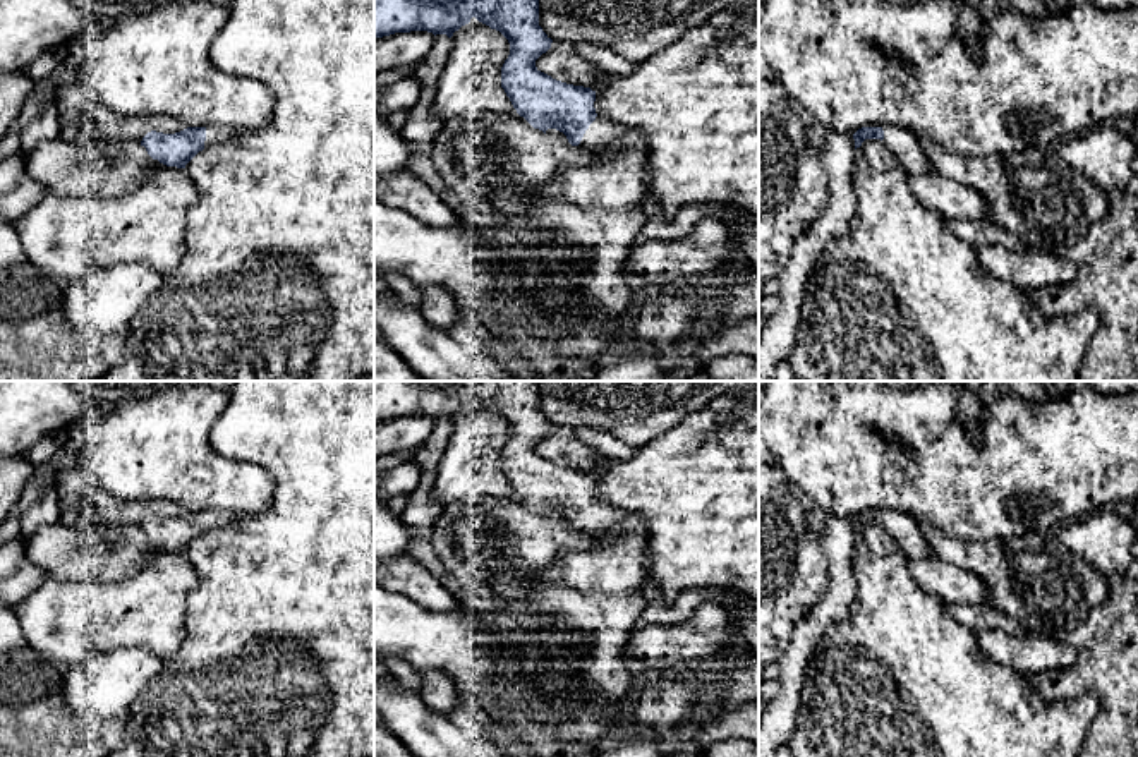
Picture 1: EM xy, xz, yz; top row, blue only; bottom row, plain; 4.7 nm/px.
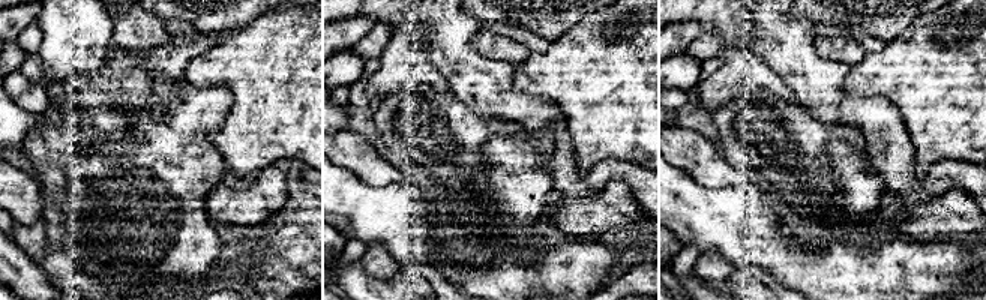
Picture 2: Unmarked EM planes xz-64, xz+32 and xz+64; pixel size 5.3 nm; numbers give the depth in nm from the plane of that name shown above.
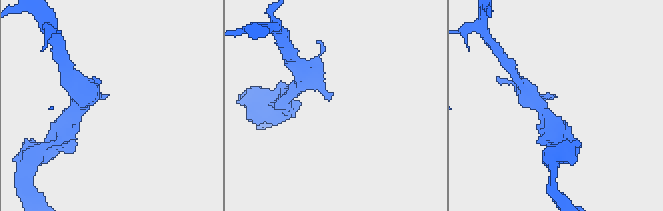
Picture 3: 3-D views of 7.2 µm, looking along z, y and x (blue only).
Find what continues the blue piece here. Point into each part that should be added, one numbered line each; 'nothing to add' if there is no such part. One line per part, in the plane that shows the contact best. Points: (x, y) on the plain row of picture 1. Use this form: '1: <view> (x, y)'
1: xz (601, 519)

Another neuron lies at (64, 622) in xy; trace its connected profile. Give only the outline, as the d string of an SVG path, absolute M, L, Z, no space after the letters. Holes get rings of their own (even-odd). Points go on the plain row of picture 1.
M154 544L132 575L115 582L58 582L45 578L17 608L27 645L67 675L93 651L139 647L166 661L185 639L185 599L196 573L185 553Z

